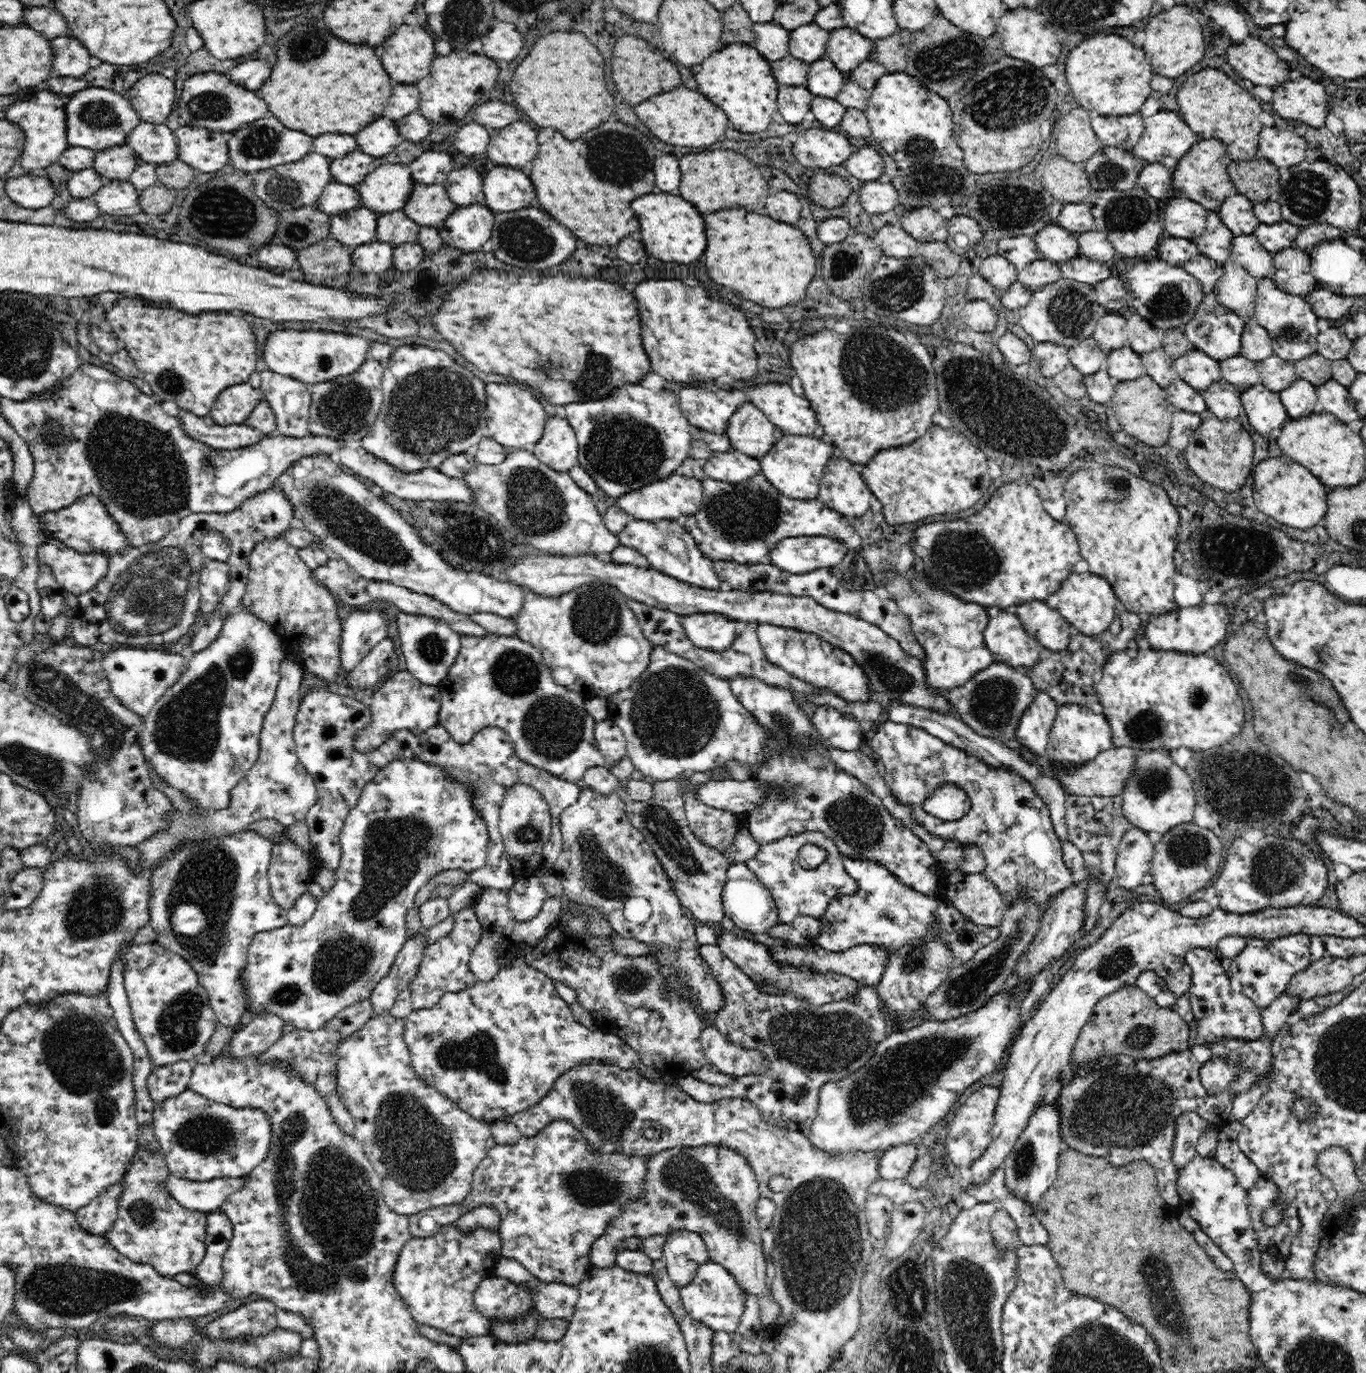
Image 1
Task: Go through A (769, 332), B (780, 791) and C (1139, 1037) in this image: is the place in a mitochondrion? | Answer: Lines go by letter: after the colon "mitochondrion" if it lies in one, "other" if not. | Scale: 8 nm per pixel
A: other
B: other
C: mitochondrion

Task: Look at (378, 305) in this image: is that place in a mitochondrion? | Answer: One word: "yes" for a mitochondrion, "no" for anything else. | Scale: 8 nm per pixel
no

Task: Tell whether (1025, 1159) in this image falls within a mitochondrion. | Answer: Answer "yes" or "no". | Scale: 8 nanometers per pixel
yes

